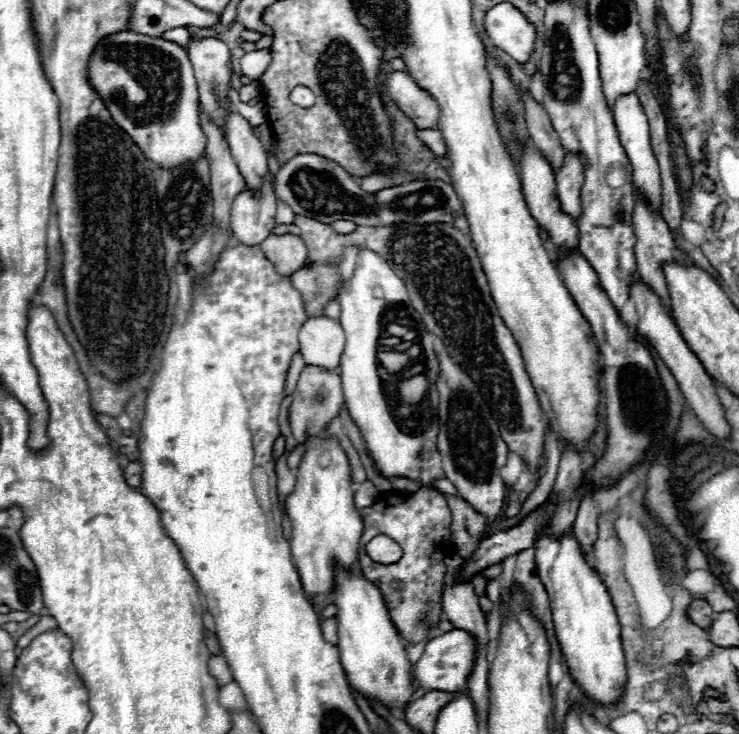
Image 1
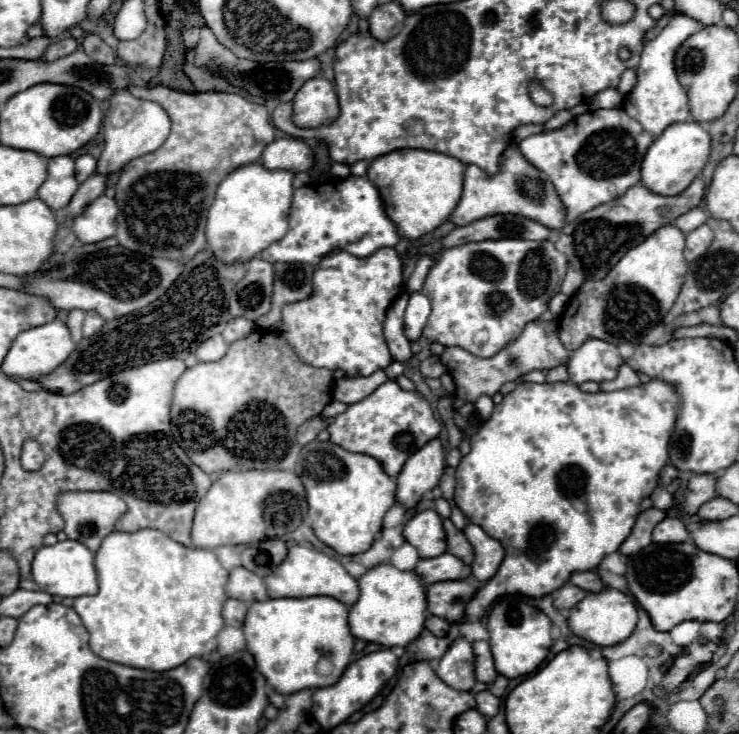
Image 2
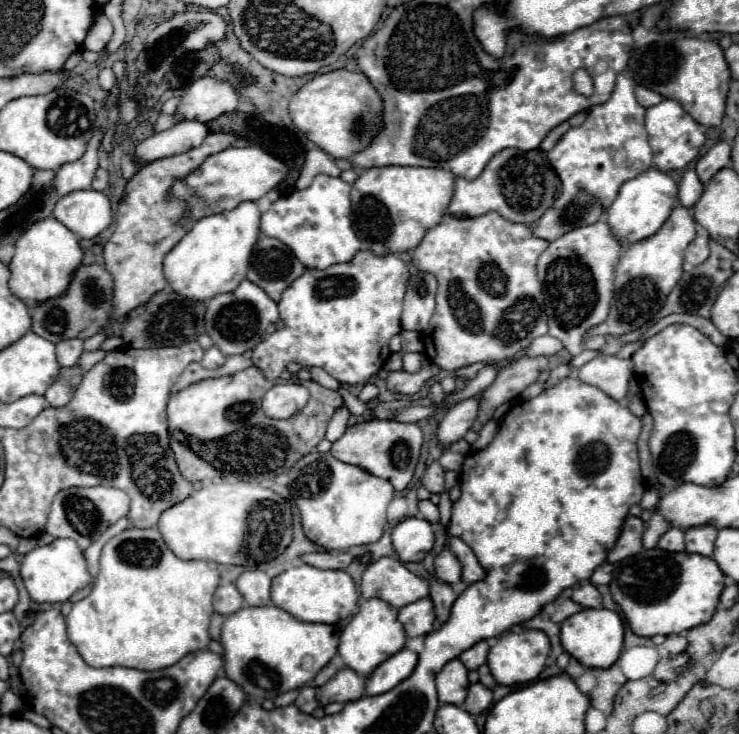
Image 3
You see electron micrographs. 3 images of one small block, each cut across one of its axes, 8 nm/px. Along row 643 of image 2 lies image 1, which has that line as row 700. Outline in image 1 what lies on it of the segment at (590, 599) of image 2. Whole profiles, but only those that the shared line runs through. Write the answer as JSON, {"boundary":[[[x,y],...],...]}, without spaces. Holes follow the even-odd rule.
{"boundary":[[[544,528],[534,546],[538,576],[550,596],[556,636],[572,680],[582,688],[584,696],[596,704],[616,704],[626,690],[626,660],[620,642],[620,624],[602,580],[588,566],[586,558],[582,558],[572,534],[554,540],[550,538],[548,528]]]}

